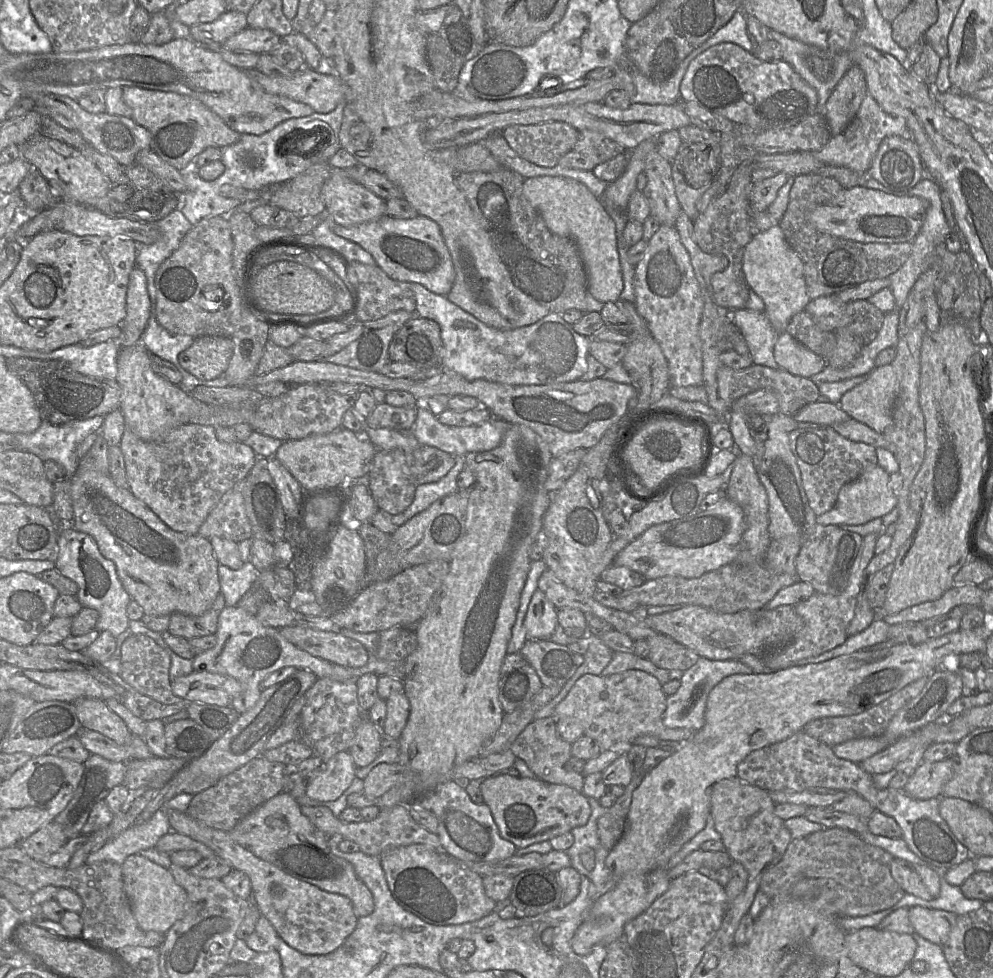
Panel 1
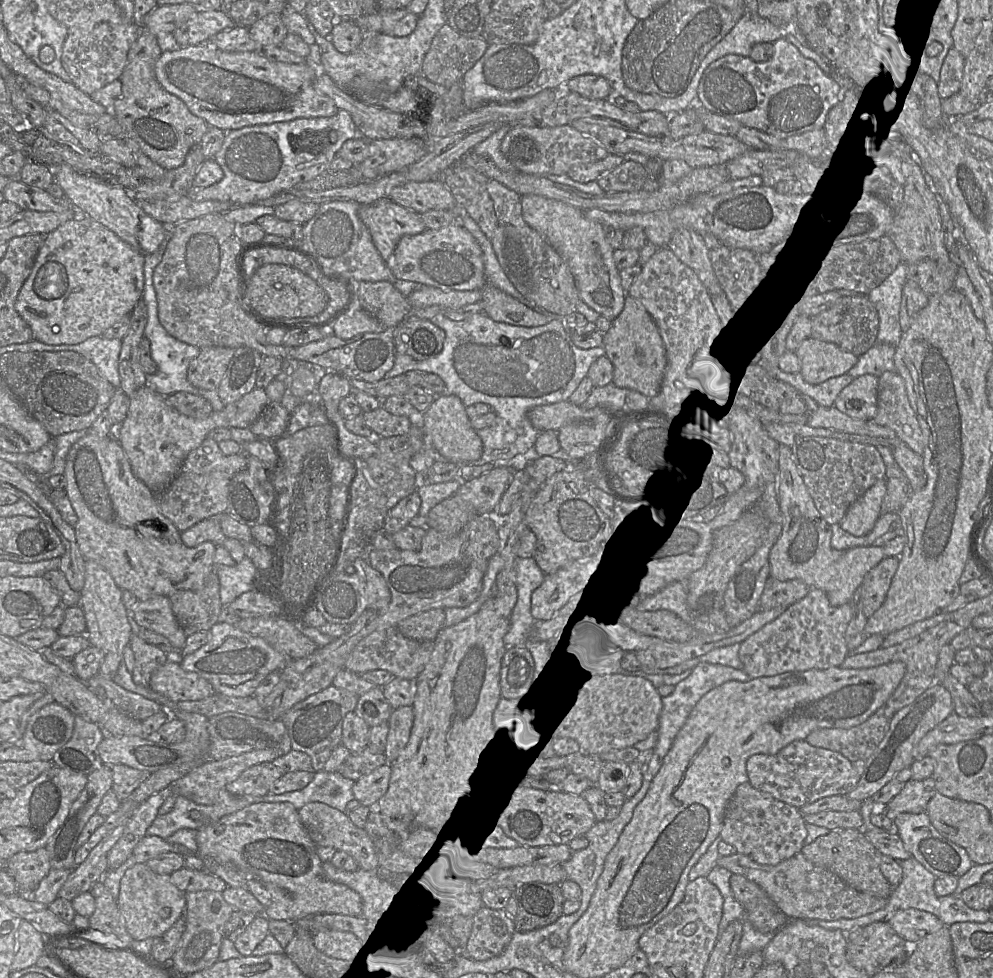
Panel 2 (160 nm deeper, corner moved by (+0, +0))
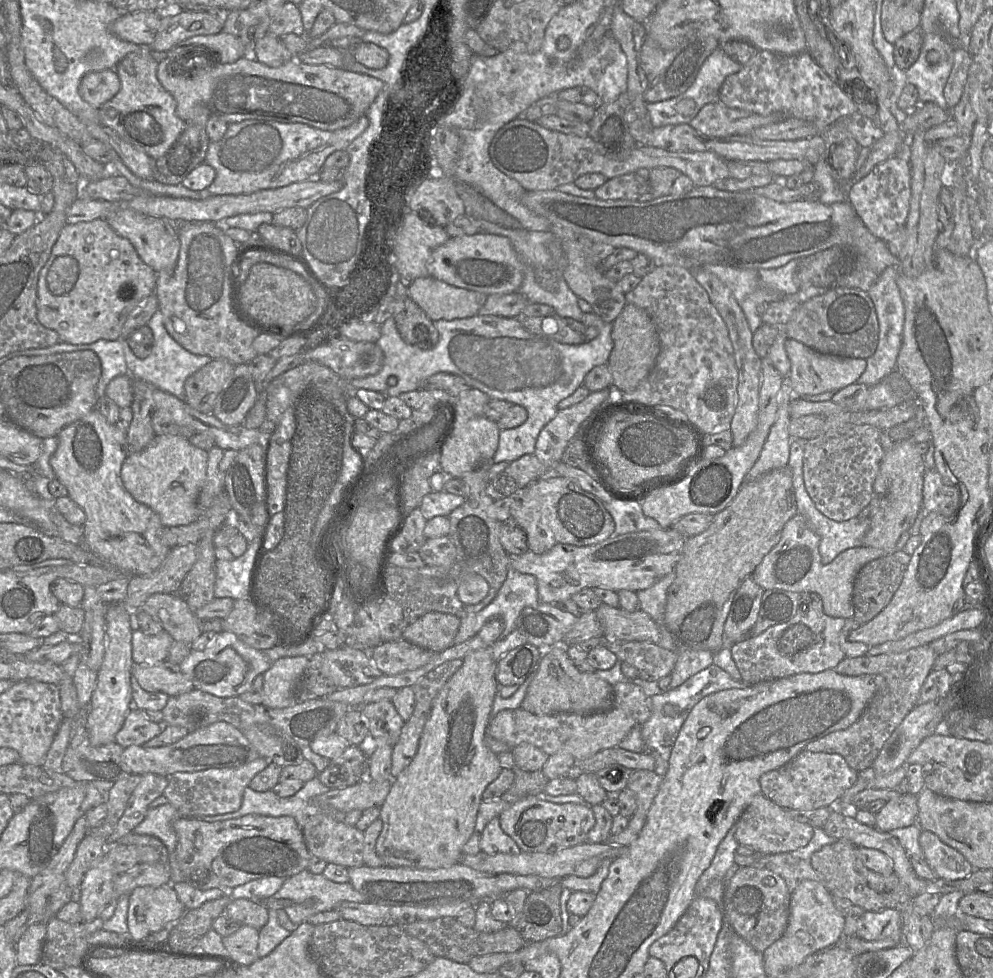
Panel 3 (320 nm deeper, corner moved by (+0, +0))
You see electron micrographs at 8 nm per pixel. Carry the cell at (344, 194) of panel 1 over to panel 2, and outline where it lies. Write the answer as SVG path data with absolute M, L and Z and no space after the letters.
M388 197L370 204L360 204L358 216L370 232L372 241L385 262L393 254L401 237L419 234L427 229L420 214L393 202Z

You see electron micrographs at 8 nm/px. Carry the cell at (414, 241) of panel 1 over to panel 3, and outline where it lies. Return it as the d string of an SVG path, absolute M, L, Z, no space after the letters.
M482 232L450 237L432 250L427 261L429 276L486 295L516 292L522 283L524 268L525 264L507 237Z

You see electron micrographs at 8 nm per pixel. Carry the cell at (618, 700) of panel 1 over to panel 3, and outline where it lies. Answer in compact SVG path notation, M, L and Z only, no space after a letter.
M620 682L613 687L613 705L604 712L593 714L554 713L535 715L522 708L500 711L489 723L488 733L511 749L521 743L529 743L548 756L569 753L576 760L592 757L596 753L618 747L619 743L635 726L646 722L652 711L651 697L632 682Z

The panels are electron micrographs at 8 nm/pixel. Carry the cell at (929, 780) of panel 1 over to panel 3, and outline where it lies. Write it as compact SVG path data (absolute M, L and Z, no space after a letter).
M900 793L898 797L886 802L875 816L875 827L882 832L890 832L894 829L917 824L917 796Z

